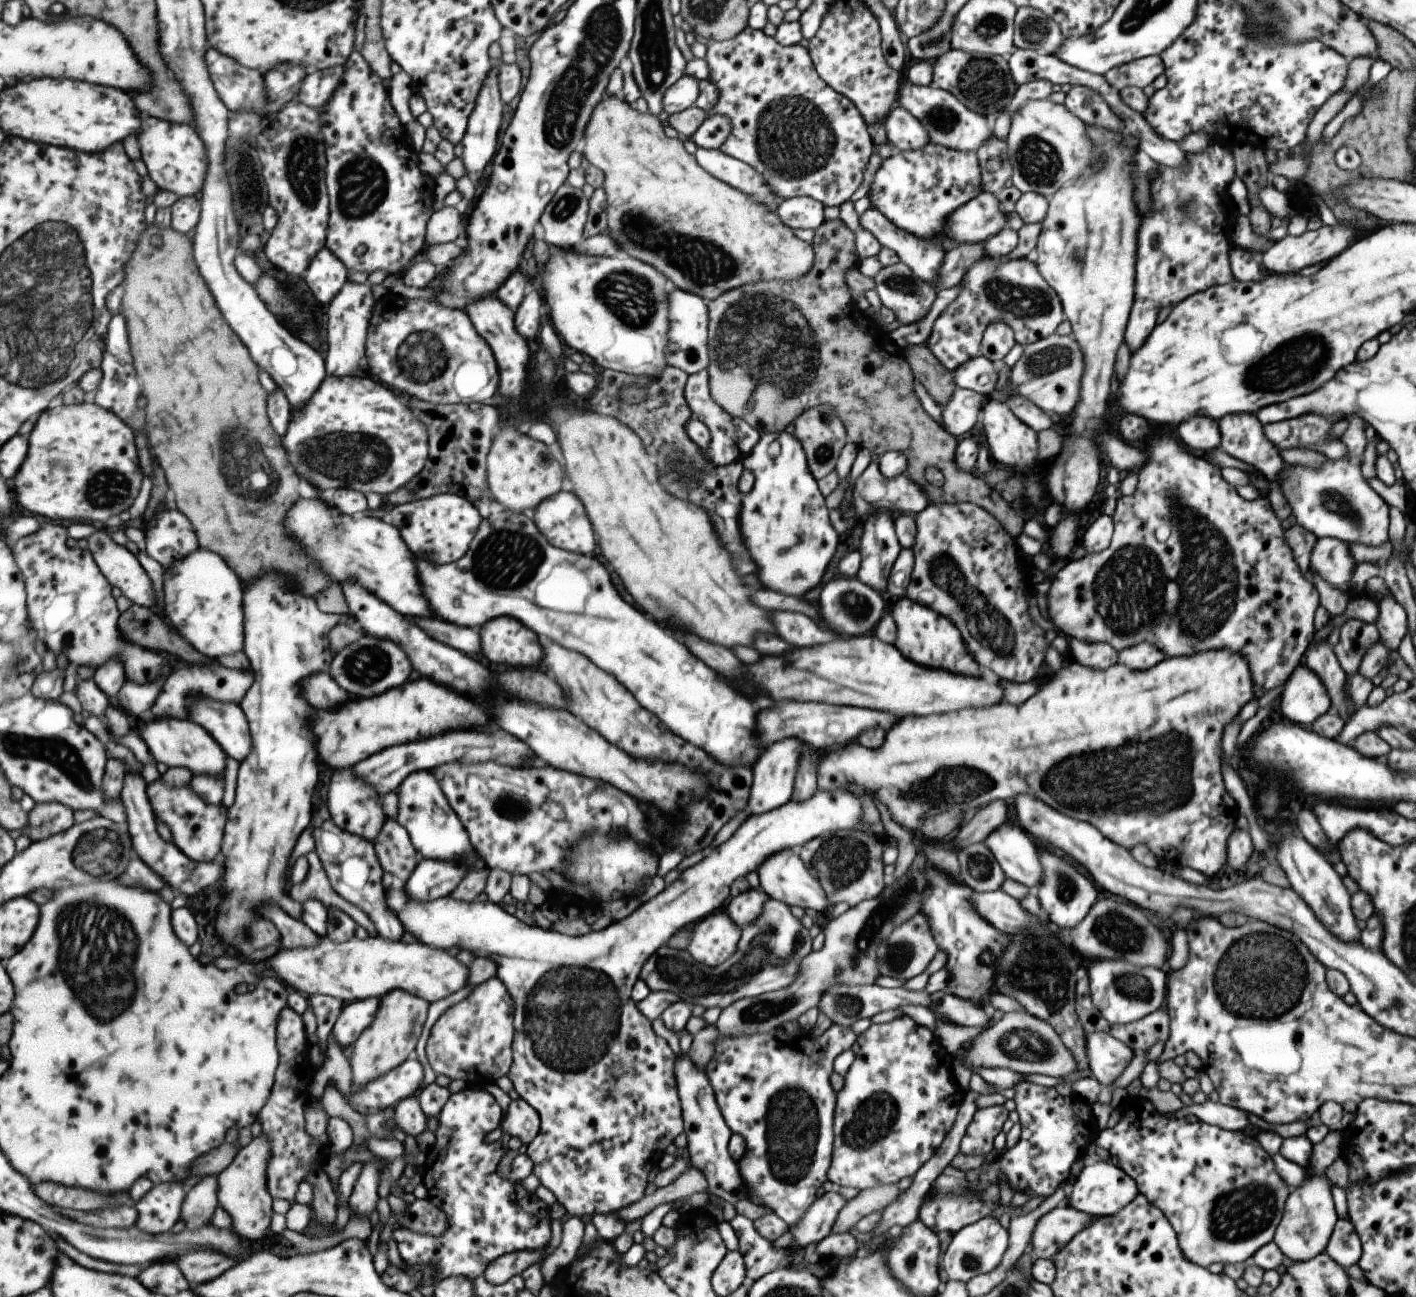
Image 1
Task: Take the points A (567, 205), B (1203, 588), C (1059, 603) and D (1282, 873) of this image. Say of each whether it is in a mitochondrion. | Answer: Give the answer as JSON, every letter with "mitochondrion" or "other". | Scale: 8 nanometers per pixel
{"A":"mitochondrion","B":"mitochondrion","C":"other","D":"other"}

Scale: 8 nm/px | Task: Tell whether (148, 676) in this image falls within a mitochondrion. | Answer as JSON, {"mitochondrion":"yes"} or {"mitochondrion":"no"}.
{"mitochondrion":"no"}

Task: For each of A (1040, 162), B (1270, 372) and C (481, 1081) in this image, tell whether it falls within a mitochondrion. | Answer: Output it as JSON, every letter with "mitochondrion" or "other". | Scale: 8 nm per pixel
{"A":"mitochondrion","B":"mitochondrion","C":"other"}

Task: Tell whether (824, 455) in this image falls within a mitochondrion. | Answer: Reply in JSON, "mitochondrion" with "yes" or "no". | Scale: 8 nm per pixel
{"mitochondrion":"yes"}

